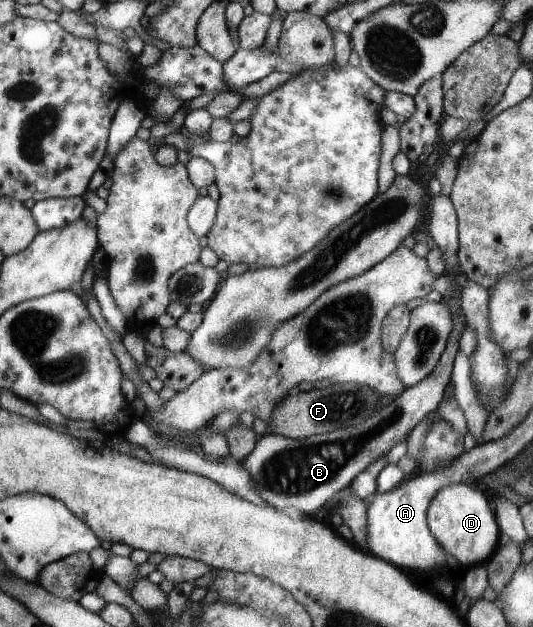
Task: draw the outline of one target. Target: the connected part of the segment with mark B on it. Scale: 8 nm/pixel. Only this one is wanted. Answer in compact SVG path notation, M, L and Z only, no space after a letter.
M443 302L453 313L453 329L447 348L437 360L436 367L415 385L404 388L388 405L377 410L367 420L352 428L335 429L294 440L277 434L263 434L254 448L241 460L240 467L248 473L252 489L276 510L305 516L318 516L333 494L343 490L368 463L387 453L427 412L433 412L450 381L451 363L458 349L458 327L463 323L454 313L452 302Z

